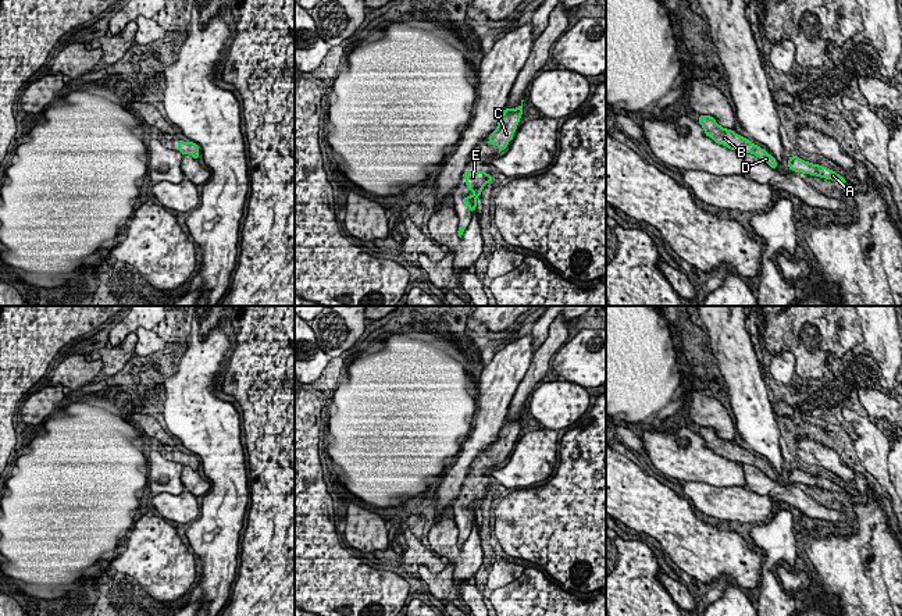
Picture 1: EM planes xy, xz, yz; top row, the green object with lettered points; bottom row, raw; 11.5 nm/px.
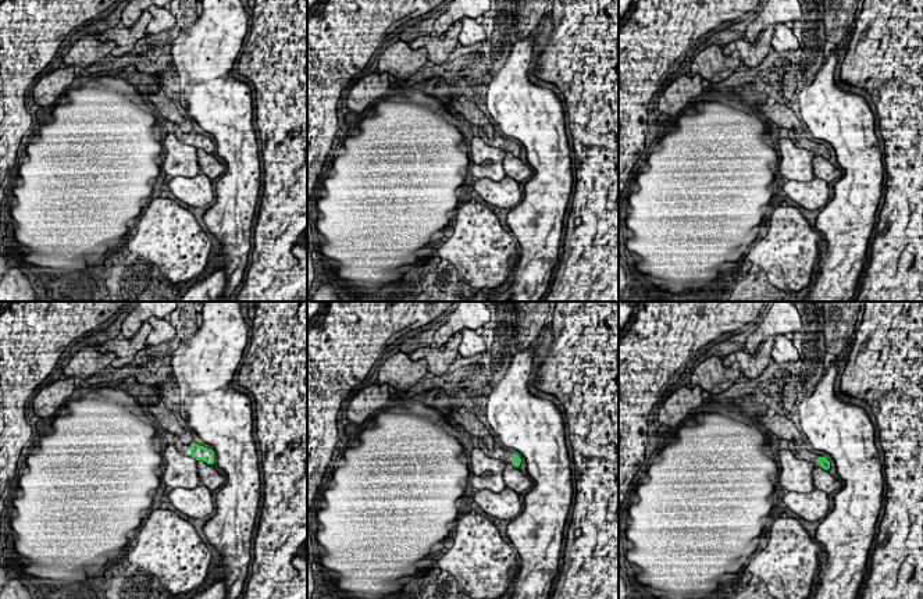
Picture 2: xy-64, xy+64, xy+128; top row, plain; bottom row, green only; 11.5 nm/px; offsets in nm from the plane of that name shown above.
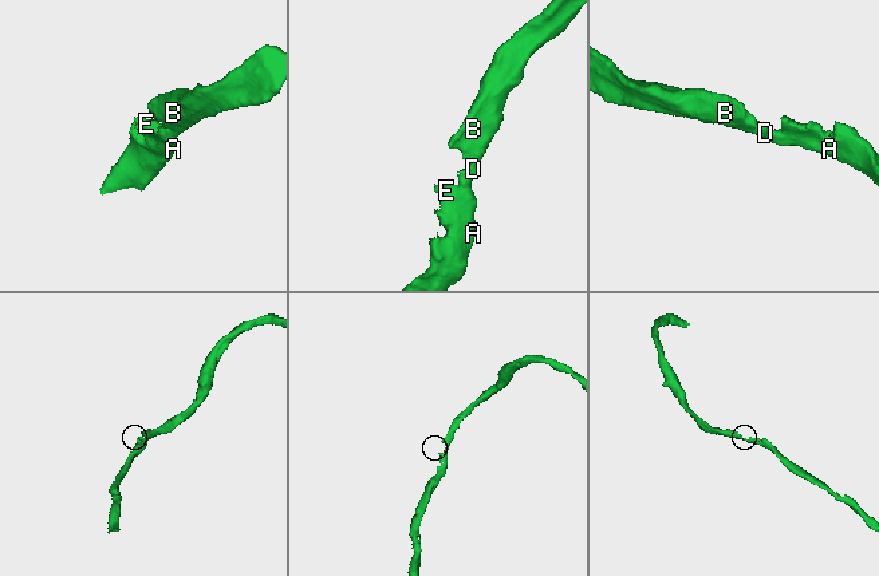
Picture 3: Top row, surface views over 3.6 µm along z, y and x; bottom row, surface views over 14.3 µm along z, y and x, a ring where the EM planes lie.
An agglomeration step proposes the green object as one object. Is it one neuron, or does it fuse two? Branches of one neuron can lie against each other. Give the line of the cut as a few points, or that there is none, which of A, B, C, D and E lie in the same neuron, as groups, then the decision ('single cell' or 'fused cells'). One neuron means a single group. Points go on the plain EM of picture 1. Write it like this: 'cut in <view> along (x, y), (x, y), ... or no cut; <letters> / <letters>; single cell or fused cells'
no cut; A B C D E; single cell

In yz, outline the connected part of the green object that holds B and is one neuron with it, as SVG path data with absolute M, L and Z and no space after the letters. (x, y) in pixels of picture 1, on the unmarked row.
M702 425L698 434L703 438L705 446L712 449L716 455L731 462L755 466L771 480L777 480L776 470L771 466L734 442L720 438L713 428Z

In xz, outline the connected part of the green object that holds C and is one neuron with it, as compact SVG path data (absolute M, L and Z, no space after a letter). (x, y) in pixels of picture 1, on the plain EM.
M523 413L517 420L505 420L503 427L498 434L498 439L489 446L489 456L498 456L499 464L505 462L517 441L523 425Z

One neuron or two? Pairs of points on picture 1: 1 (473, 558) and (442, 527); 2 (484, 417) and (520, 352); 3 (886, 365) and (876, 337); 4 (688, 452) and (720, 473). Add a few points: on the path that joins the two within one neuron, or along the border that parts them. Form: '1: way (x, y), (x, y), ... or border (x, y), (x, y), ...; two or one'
1: way (463, 558), (444, 537); one
2: way (492, 401), (498, 381), (507, 369); one
3: way (886, 358), (883, 344); one
4: way (696, 460), (712, 469); one

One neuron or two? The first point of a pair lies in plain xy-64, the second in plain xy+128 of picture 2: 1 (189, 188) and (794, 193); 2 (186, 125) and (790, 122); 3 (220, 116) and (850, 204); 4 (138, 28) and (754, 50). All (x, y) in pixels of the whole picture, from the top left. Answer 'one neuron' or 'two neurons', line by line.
1: one neuron
2: one neuron
3: one neuron
4: one neuron

